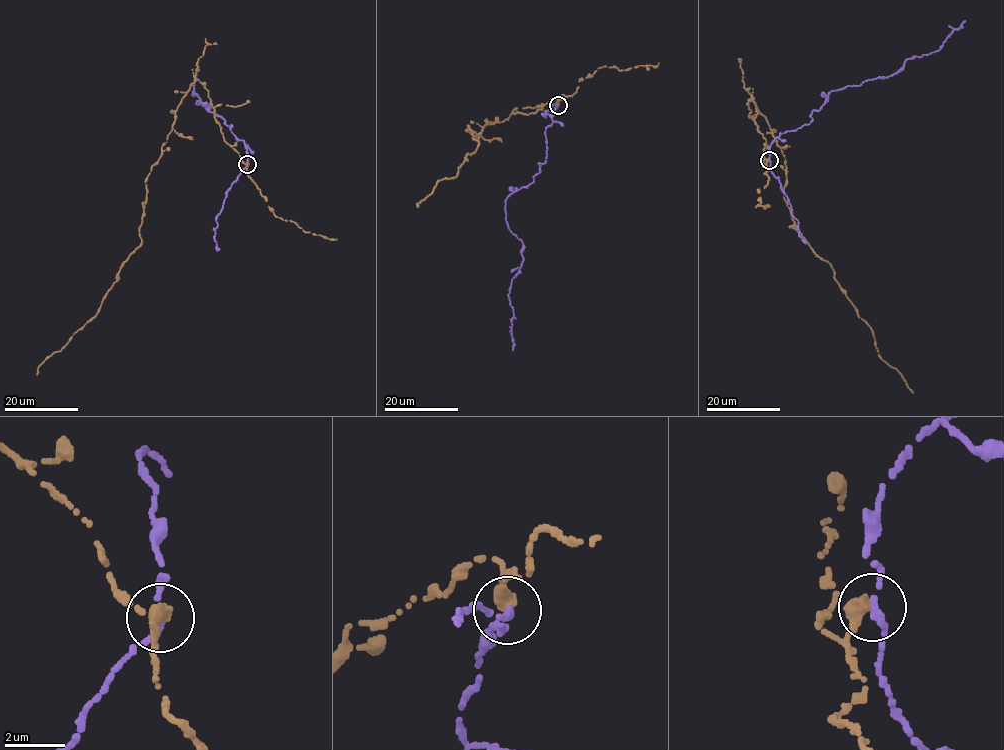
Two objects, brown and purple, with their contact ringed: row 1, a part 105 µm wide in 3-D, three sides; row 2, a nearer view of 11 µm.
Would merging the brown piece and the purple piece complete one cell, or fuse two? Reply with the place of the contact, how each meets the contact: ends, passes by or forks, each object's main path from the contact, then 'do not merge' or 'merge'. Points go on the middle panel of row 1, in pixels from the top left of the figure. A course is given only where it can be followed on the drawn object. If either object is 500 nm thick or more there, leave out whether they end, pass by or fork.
at (558, 105); brown runs (557, 104), (553, 99), (527, 115), (484, 125), (477, 140), (465, 130), (479, 143), (475, 152), (417, 207); purple runs (557, 104), (539, 173), (505, 200), (505, 222), (523, 250), (508, 297), (512, 350); do not merge

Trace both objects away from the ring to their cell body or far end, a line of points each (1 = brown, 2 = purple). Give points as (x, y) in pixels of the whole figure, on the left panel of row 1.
1: (247, 164), (224, 140), (208, 90), (196, 80), (145, 180), (141, 243), (99, 312), (37, 374)
2: (247, 164), (244, 141), (237, 141), (231, 125), (191, 95), (195, 75)

